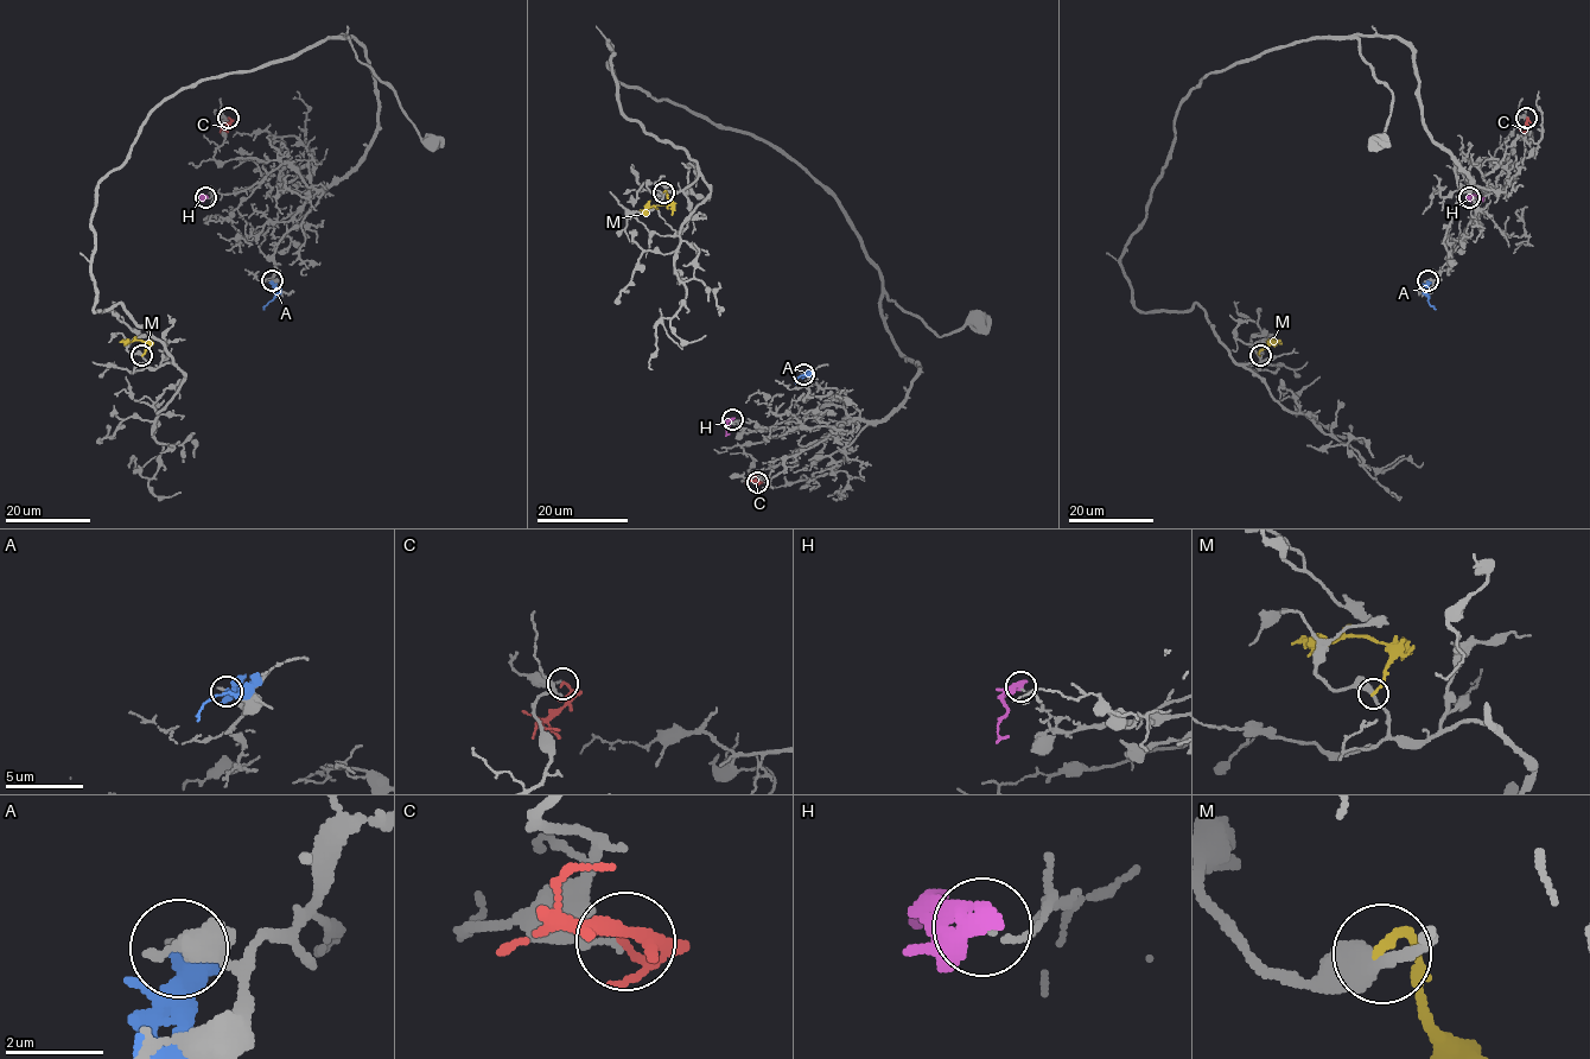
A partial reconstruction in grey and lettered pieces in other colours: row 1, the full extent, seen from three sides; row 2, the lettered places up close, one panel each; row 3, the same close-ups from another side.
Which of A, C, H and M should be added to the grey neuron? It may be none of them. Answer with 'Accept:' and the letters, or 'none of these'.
Accept: none of these

